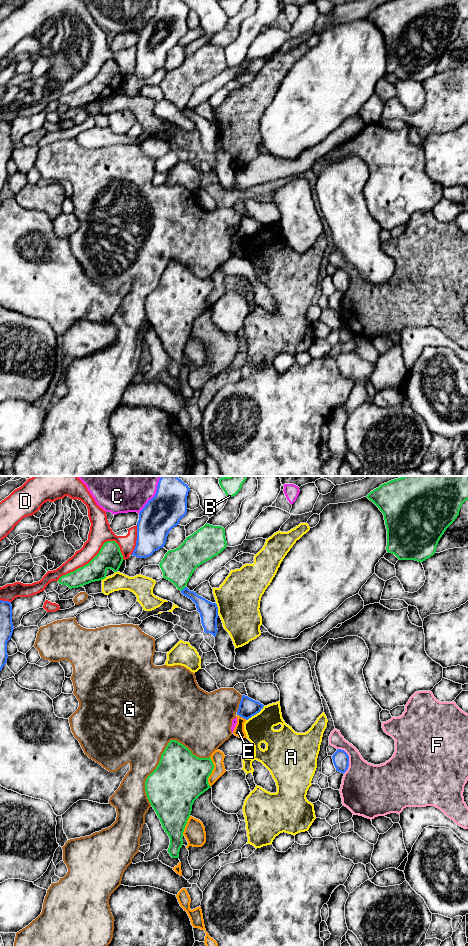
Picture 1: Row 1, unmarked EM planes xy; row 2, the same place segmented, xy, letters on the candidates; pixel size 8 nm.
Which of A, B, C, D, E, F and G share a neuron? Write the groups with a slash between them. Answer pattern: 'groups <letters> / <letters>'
groups A / B / C / D / E / F / G

